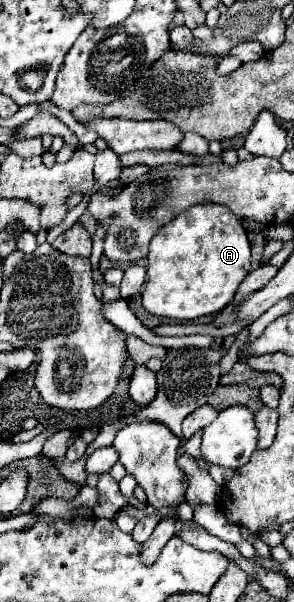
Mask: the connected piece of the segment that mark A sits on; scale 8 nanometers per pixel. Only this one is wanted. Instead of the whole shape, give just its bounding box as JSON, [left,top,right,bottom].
[142,204,250,320]

